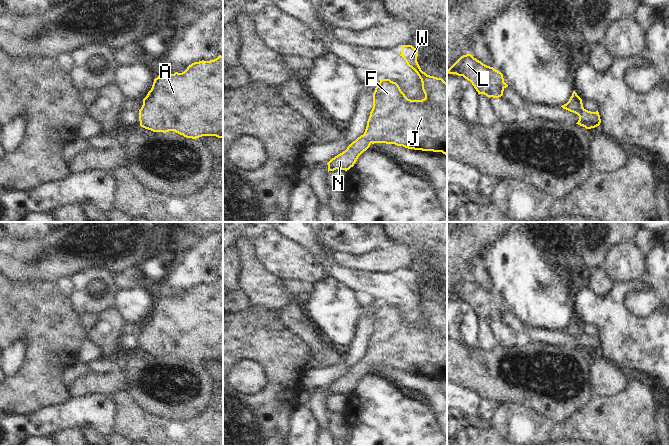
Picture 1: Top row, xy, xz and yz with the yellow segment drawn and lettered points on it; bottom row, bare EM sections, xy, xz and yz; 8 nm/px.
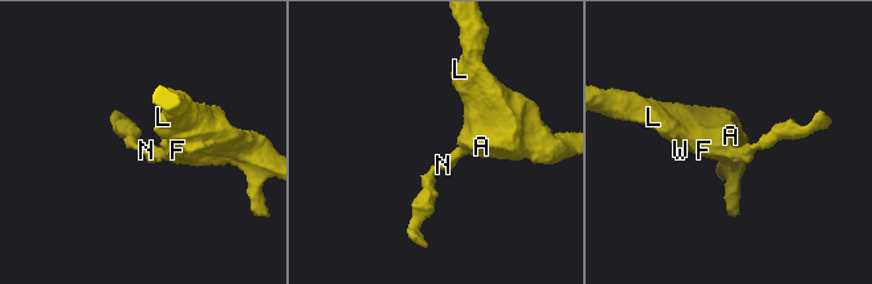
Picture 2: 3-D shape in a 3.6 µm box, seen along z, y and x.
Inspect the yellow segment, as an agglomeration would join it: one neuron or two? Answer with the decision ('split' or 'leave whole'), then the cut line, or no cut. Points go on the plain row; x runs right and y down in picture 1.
leave whole | no cut

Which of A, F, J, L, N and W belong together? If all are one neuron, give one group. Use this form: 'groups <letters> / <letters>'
groups A F J L N W

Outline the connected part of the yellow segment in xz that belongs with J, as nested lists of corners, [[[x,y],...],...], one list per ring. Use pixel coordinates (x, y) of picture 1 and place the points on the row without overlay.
[[[401,269],[401,271],[399,279],[421,303],[425,322],[408,323],[396,306],[380,303],[373,317],[373,332],[364,358],[327,387],[328,396],[336,393],[349,394],[358,381],[374,367],[395,368],[408,373],[442,376],[447,379],[447,307],[442,302],[427,299],[421,294],[417,286],[418,274],[412,269]]]

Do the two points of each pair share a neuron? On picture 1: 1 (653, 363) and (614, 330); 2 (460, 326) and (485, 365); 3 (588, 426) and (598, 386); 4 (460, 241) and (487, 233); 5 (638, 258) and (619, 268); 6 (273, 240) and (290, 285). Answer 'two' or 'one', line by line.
1: one
2: two
3: two
4: one
5: one
6: two

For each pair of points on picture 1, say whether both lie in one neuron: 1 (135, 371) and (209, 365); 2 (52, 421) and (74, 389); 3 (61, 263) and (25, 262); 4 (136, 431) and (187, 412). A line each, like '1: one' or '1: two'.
1: two
2: two
3: one
4: two

